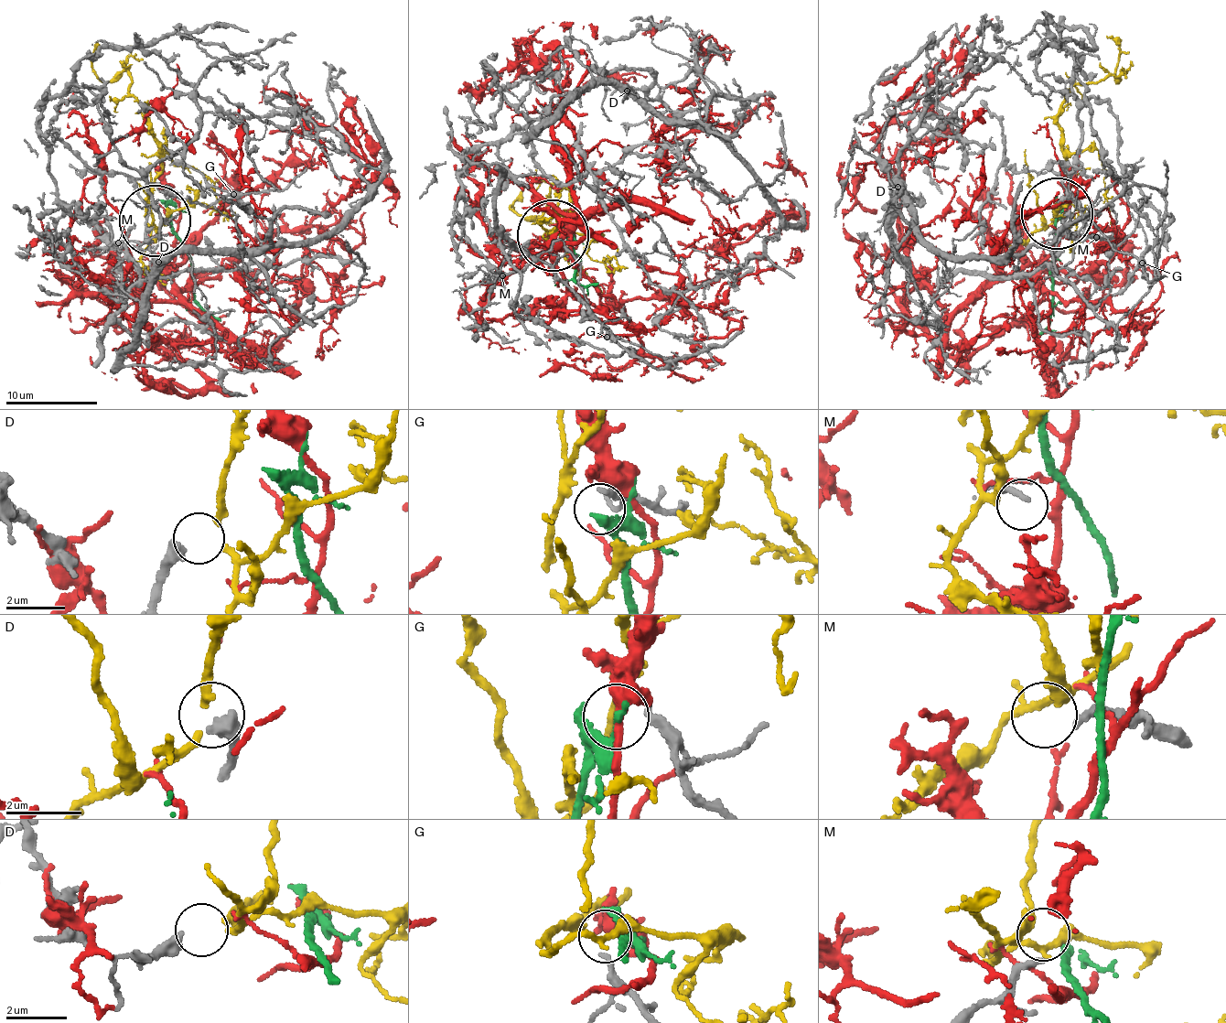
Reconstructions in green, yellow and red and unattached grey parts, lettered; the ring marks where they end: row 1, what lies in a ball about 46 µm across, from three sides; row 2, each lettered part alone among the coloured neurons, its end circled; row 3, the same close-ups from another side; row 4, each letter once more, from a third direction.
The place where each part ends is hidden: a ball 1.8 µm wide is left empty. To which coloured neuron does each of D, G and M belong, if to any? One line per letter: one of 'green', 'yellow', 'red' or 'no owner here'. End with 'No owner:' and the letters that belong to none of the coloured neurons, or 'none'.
D: yellow
G: no owner here
M: no owner here
No owner: G, M

